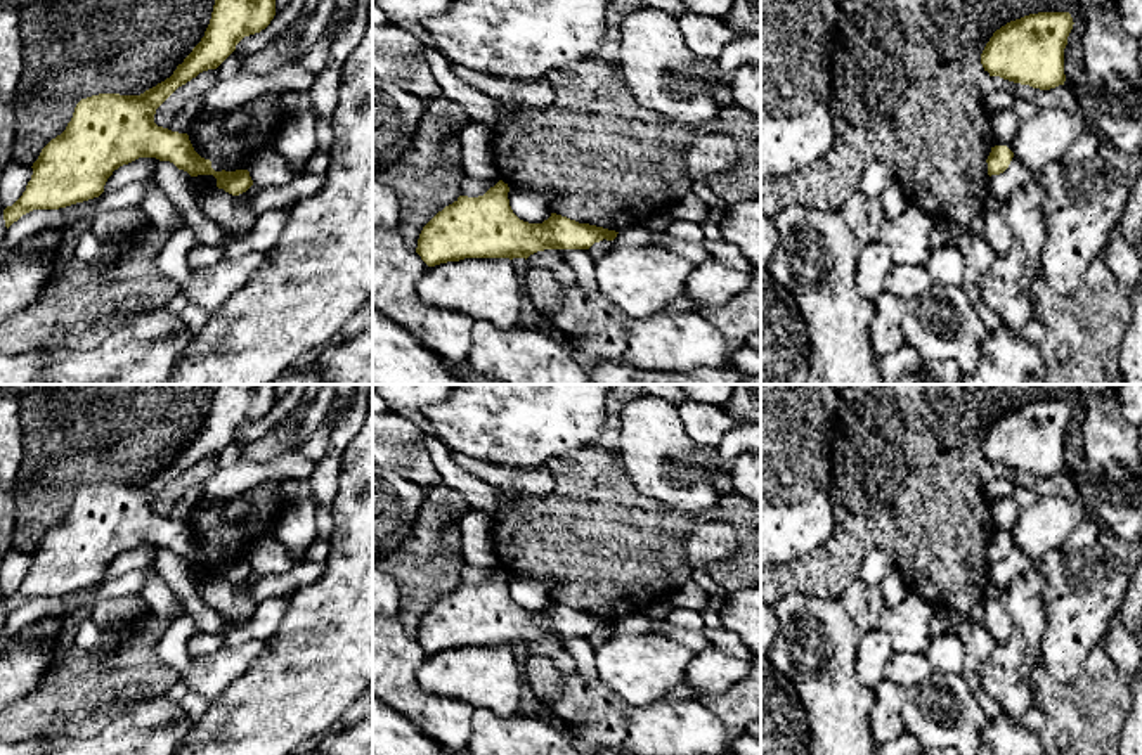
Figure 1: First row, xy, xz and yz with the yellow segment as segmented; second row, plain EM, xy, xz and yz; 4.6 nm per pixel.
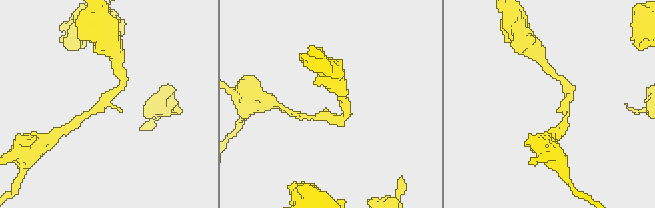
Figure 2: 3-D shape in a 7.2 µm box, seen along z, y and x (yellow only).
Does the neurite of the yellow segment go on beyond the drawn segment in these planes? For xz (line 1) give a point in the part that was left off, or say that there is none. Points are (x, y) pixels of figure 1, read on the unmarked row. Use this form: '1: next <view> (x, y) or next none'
1: next none

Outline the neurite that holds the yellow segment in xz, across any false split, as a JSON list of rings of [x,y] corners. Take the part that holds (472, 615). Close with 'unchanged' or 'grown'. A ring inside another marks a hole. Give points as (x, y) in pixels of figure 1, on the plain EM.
[[[499,568],[483,584],[459,584],[452,592],[438,599],[421,618],[416,641],[428,655],[464,646],[529,646],[544,637],[589,637],[603,627],[613,629],[619,620],[603,615],[579,611],[551,601],[542,611],[520,608],[508,587],[509,575]]]; unchanged

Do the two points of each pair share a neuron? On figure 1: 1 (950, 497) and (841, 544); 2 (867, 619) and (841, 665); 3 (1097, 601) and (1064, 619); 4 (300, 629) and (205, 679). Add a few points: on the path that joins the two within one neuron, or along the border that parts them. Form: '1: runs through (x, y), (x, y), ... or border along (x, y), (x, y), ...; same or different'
1: runs through (922, 509), (908, 516), (869, 525); same
2: border along (839, 596), (846, 612), (863, 631); different
3: runs through (1089, 601), (1083, 601), (1073, 612); same
4: border along (266, 641), (266, 650), (238, 676); different

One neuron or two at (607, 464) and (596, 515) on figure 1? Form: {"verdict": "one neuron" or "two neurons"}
{"verdict": "one neuron"}

